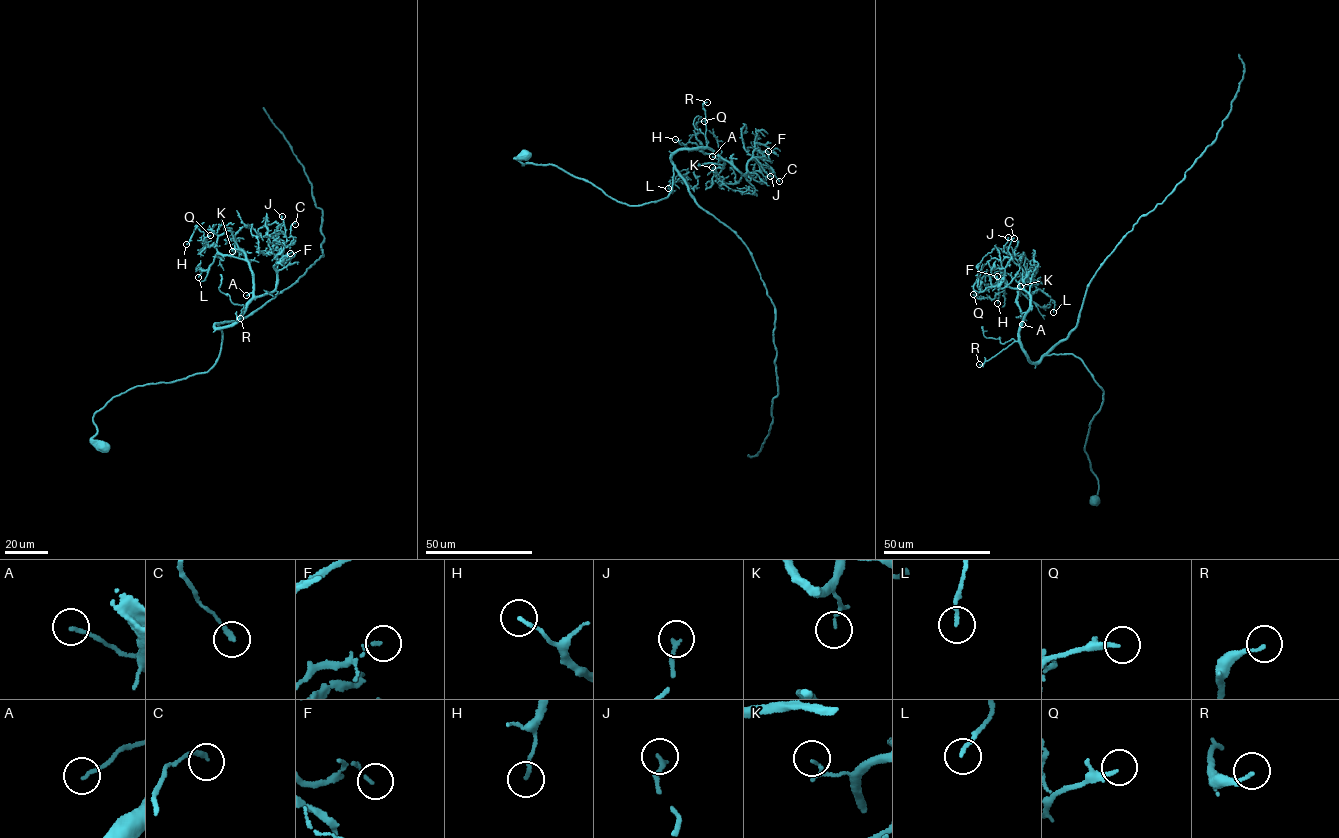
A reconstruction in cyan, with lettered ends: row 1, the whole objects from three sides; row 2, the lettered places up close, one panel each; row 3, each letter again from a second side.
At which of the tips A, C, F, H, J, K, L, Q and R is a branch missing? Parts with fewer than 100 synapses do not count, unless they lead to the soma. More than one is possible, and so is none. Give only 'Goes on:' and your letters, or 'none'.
Goes on: none

